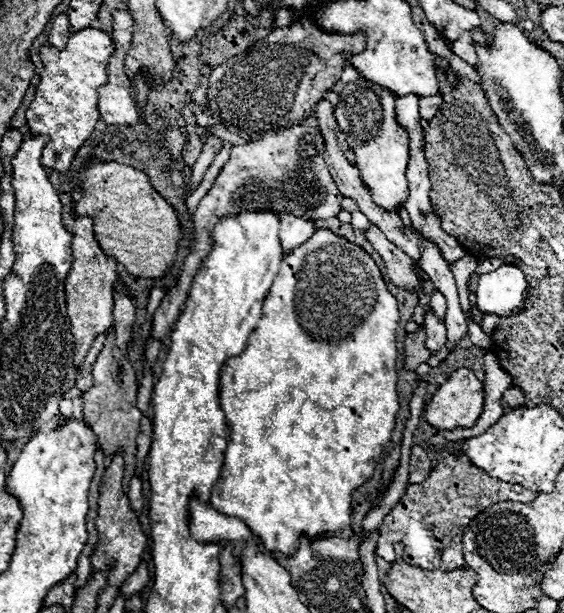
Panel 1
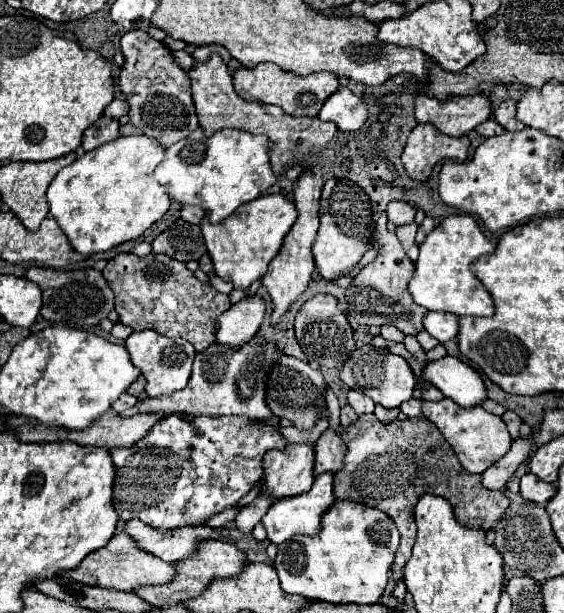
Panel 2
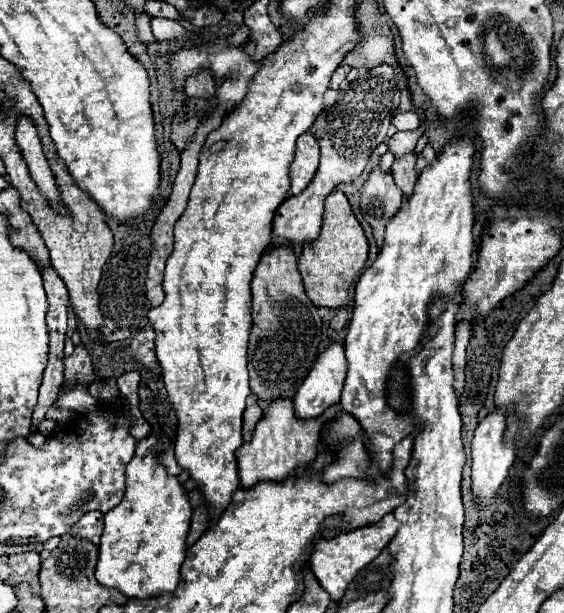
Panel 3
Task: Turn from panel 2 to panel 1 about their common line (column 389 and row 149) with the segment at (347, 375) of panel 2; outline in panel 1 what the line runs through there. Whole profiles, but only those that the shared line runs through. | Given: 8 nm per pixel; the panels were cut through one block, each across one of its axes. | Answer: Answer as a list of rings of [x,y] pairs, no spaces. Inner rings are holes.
[[[366,78],[350,82],[340,92],[334,118],[356,154],[354,166],[360,170],[360,178],[372,192],[376,204],[388,212],[398,212],[408,198],[408,182],[404,176],[408,166],[408,134],[396,120],[394,96]]]

